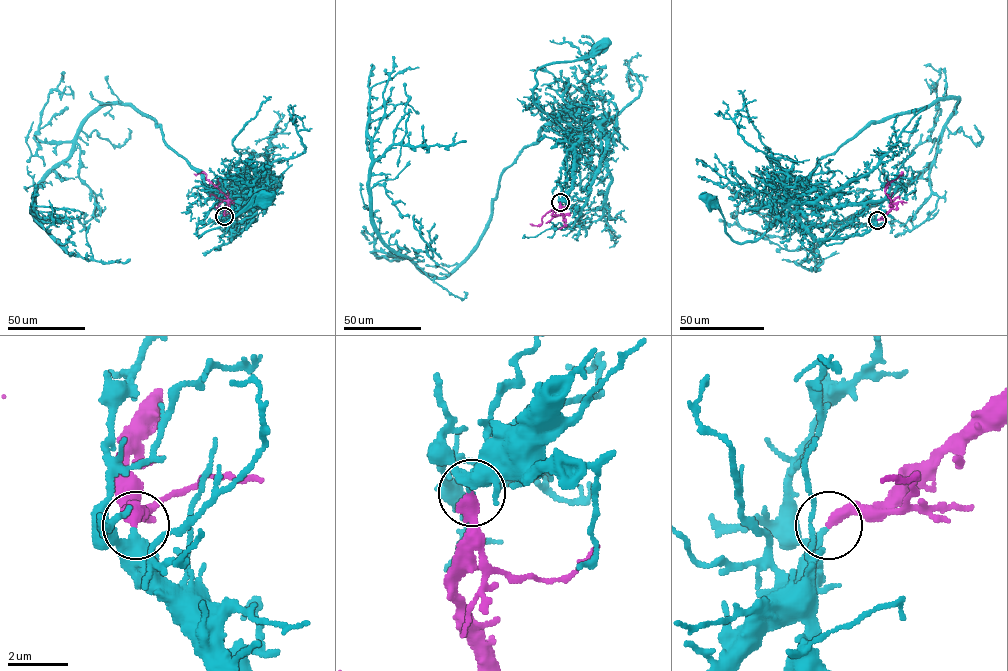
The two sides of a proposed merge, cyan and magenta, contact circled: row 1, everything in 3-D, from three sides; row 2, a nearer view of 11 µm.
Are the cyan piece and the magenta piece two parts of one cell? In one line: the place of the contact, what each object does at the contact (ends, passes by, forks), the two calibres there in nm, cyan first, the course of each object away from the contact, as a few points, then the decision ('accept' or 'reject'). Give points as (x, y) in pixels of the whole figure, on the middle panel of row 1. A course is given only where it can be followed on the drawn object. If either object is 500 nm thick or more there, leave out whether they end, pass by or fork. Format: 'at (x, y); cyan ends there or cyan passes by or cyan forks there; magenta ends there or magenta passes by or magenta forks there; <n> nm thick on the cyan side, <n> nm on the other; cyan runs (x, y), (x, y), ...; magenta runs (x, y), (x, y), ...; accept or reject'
at (560, 202); cyan passes by; magenta ends there; 280 nm thick on the cyan side, 360 nm on the other; cyan runs (560, 202), (587, 123), (554, 119), (534, 102), (535, 73), (587, 58), (599, 47); magenta runs (560, 202), (559, 209), (564, 215), (551, 210), (542, 218), (540, 225), (530, 224); accept

